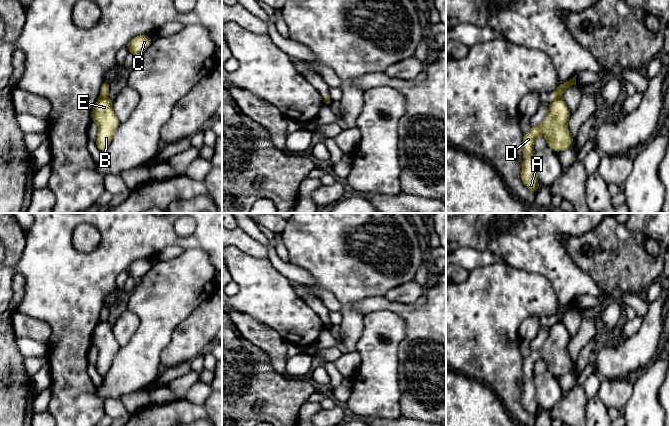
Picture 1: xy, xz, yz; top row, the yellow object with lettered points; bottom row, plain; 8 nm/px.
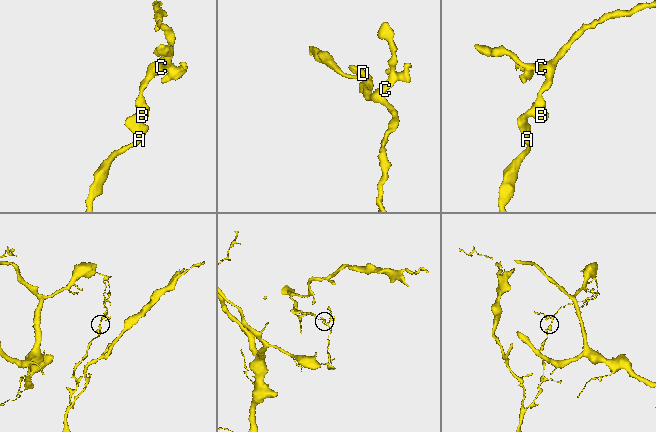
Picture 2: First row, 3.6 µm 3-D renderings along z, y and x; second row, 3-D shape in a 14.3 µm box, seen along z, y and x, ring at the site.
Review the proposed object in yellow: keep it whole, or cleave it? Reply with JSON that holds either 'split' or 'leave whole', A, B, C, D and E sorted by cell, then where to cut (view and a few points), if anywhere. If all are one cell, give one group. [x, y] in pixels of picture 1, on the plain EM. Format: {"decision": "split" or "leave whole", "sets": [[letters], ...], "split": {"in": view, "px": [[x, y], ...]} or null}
{"decision": "split", "sets": [["A", "B", "D", "E"], ["C"]], "split": {"in": "yz", "px": [[551, 320], [560, 321]]}}

